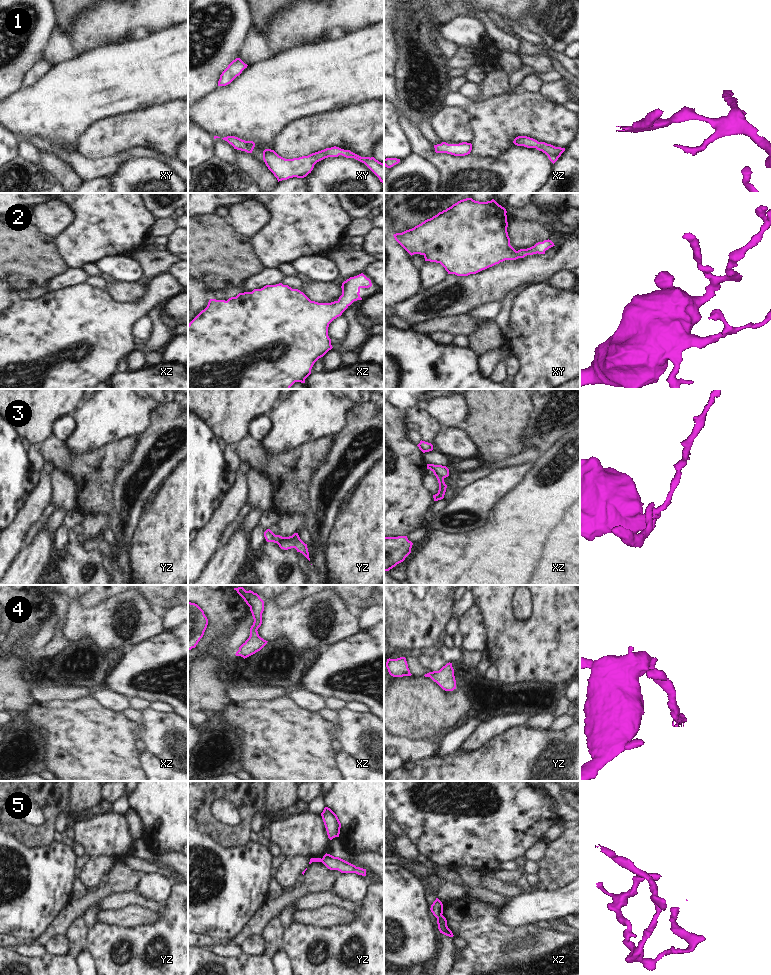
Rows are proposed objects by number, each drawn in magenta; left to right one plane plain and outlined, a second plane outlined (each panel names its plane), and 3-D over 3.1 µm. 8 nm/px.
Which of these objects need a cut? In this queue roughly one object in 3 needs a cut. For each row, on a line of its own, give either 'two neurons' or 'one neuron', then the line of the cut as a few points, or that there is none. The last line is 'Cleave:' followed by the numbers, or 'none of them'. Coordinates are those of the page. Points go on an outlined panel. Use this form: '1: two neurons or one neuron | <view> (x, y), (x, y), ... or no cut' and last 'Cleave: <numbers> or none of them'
1: one neuron | no cut
2: one neuron | no cut
3: two neurons | yz (276, 535), (275, 542)
4: one neuron | no cut
5: two neurons | xz (441, 914), (437, 919)
Cleave: 3, 5

